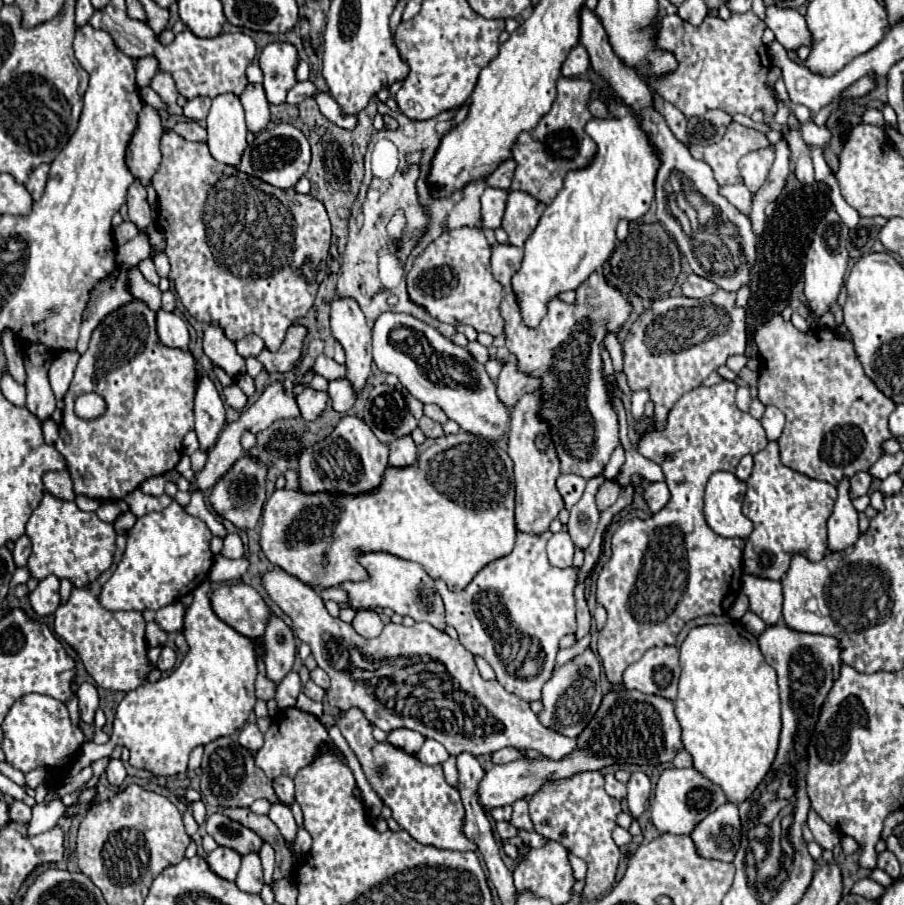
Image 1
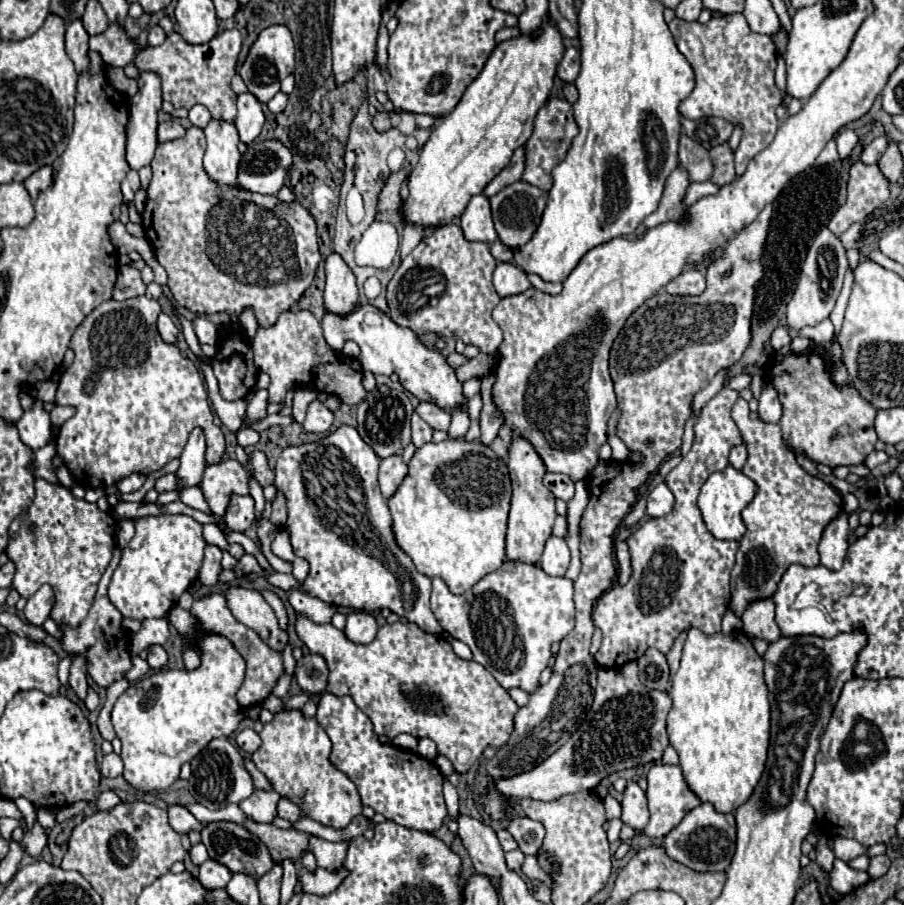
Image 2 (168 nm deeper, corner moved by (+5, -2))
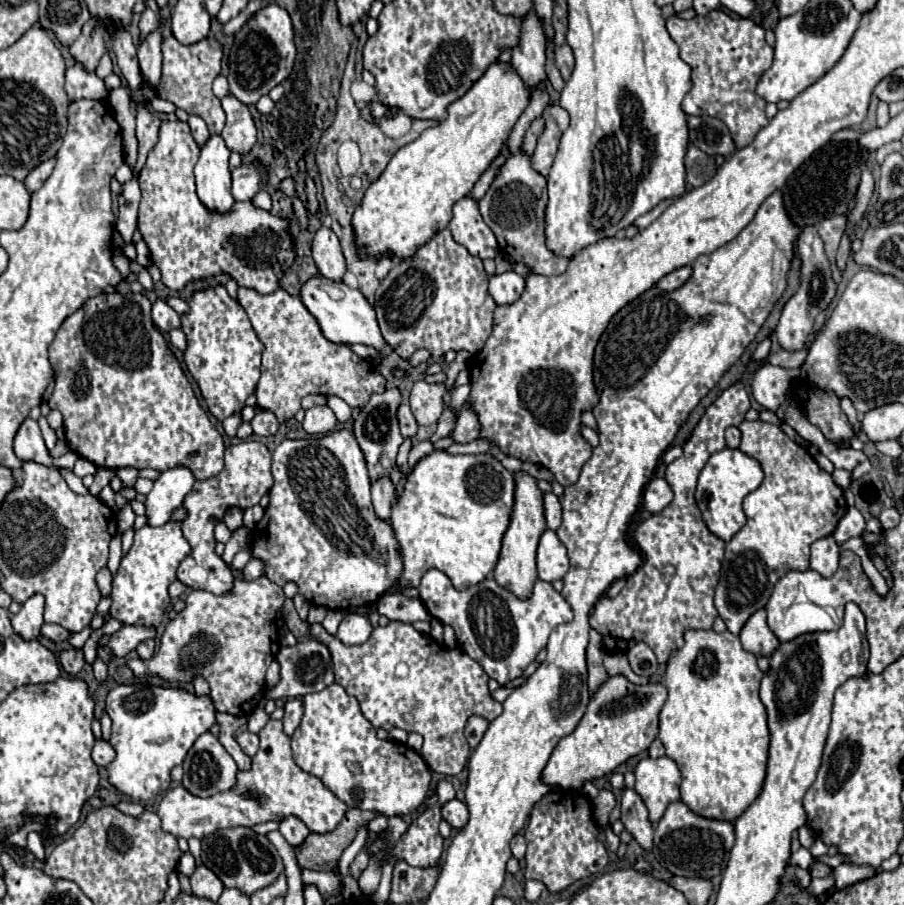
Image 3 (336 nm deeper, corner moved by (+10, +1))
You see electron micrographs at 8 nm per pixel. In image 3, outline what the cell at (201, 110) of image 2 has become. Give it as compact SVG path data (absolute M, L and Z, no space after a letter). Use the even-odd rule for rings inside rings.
M191 115L191 117L189 117L189 127L191 127L193 139L197 141L197 145L199 145L199 147L203 147L203 145L205 145L205 141L211 137L211 135L209 135L209 131L207 131L205 121L203 121L201 117L197 117L197 115Z

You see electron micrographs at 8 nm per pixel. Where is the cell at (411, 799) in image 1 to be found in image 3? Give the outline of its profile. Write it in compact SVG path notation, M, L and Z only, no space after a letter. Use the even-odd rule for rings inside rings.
M333 683L319 693L309 693L301 697L301 703L303 703L303 717L299 727L291 735L293 761L303 771L321 779L325 787L335 793L337 799L341 799L347 807L379 811L387 817L409 815L425 805L429 787L431 787L431 773L423 757L415 749L409 749L409 745L405 743L397 743L391 739L385 739L385 741L377 739L375 729L363 717L357 699L353 695L347 695L341 685Z

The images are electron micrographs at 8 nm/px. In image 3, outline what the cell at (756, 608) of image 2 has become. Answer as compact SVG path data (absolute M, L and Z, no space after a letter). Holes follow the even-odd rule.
M759 609L755 615L749 617L749 621L741 631L741 643L743 643L743 649L753 653L755 657L761 657L761 655L771 657L777 651L779 639L767 627L765 609Z

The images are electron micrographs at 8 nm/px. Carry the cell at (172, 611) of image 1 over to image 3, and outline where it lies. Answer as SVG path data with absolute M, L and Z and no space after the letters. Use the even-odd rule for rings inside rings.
M125 625L121 627L117 633L113 633L107 641L107 649L111 651L113 657L125 657L127 653L131 653L141 641L155 637L155 629L153 627L133 627L133 625Z

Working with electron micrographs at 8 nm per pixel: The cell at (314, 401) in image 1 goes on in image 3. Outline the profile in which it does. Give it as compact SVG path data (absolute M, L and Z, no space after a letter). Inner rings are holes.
M321 405L321 407L311 407L307 413L305 413L305 421L303 421L303 429L311 435L317 435L317 433L329 433L333 431L337 425L337 417L335 413L327 407L327 405Z

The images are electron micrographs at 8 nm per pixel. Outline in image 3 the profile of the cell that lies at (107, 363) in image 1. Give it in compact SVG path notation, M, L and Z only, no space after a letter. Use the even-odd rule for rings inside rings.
M111 293L85 301L83 311L69 315L59 327L49 347L49 361L55 373L55 389L49 397L49 407L61 411L69 447L97 467L151 467L163 473L181 465L199 481L223 469L223 437L195 399L163 333L153 325L151 301L145 293Z

